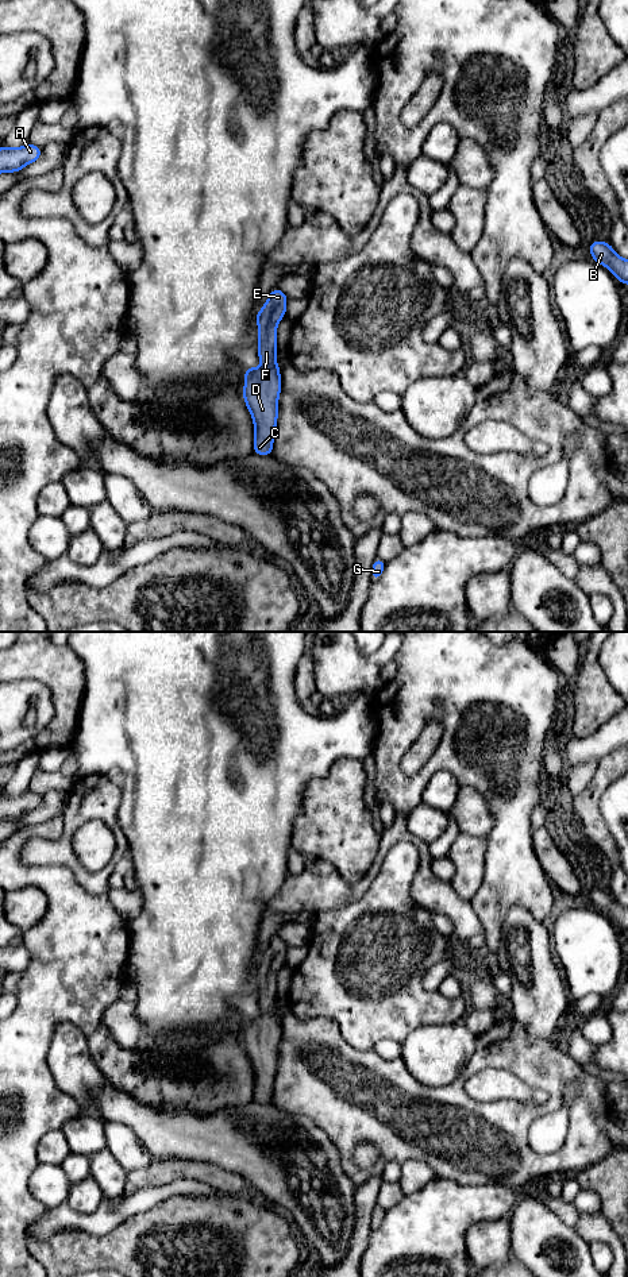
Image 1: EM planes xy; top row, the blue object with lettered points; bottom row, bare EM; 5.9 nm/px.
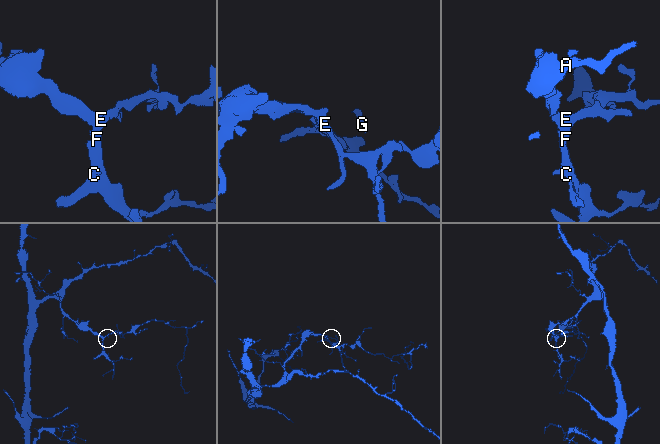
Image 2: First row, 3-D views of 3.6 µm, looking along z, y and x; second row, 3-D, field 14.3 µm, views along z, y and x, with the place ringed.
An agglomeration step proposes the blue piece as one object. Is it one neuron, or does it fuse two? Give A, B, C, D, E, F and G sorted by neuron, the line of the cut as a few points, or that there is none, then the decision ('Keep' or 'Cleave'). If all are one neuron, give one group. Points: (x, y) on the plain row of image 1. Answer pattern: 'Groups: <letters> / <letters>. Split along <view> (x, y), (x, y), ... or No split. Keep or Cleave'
Groups: A B C D E F G. No split. Keep

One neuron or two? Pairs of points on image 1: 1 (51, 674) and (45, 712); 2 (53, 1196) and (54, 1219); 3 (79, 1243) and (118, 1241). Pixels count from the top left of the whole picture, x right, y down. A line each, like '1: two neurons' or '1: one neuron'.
1: two neurons
2: two neurons
3: one neuron

